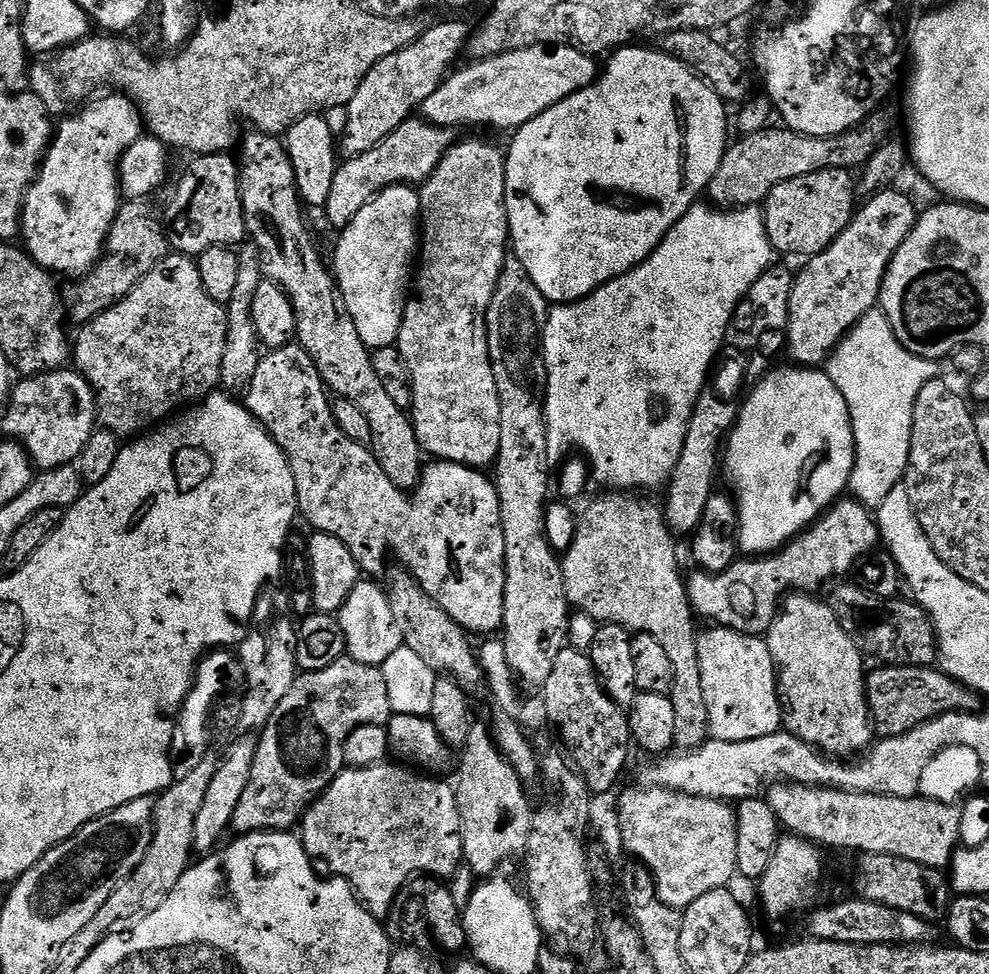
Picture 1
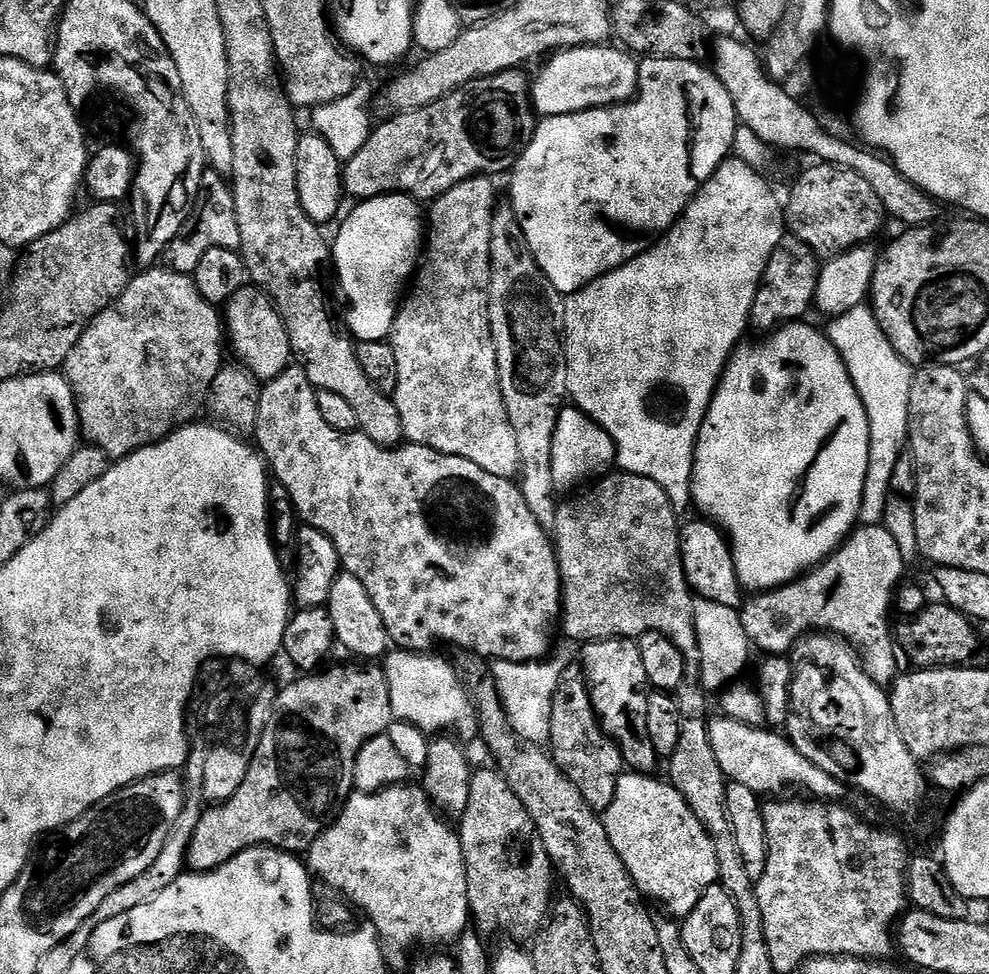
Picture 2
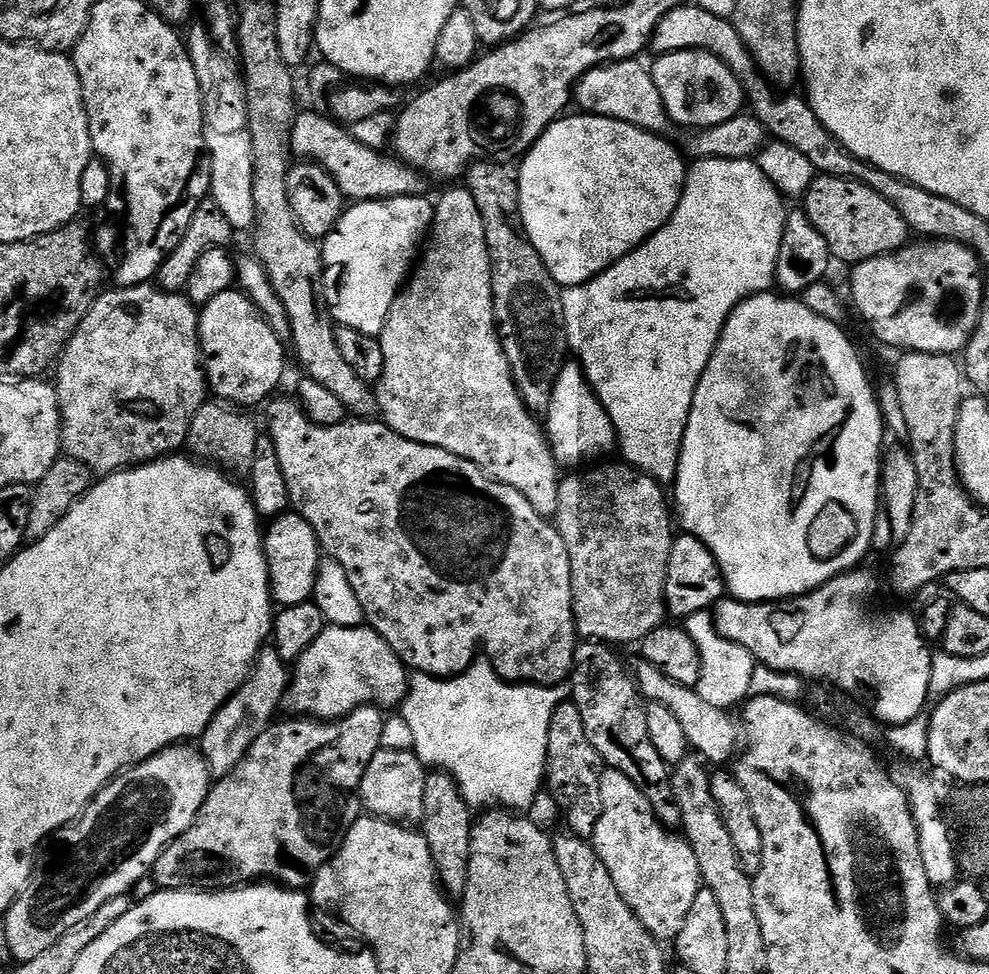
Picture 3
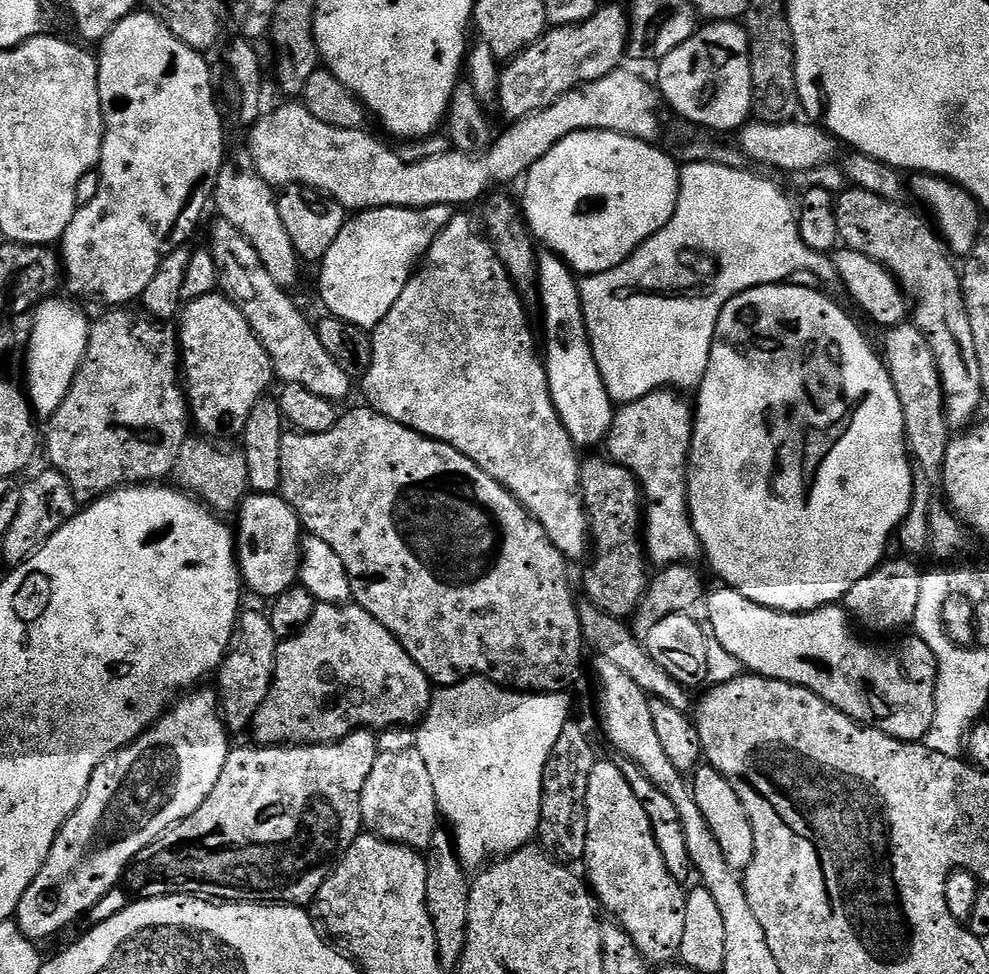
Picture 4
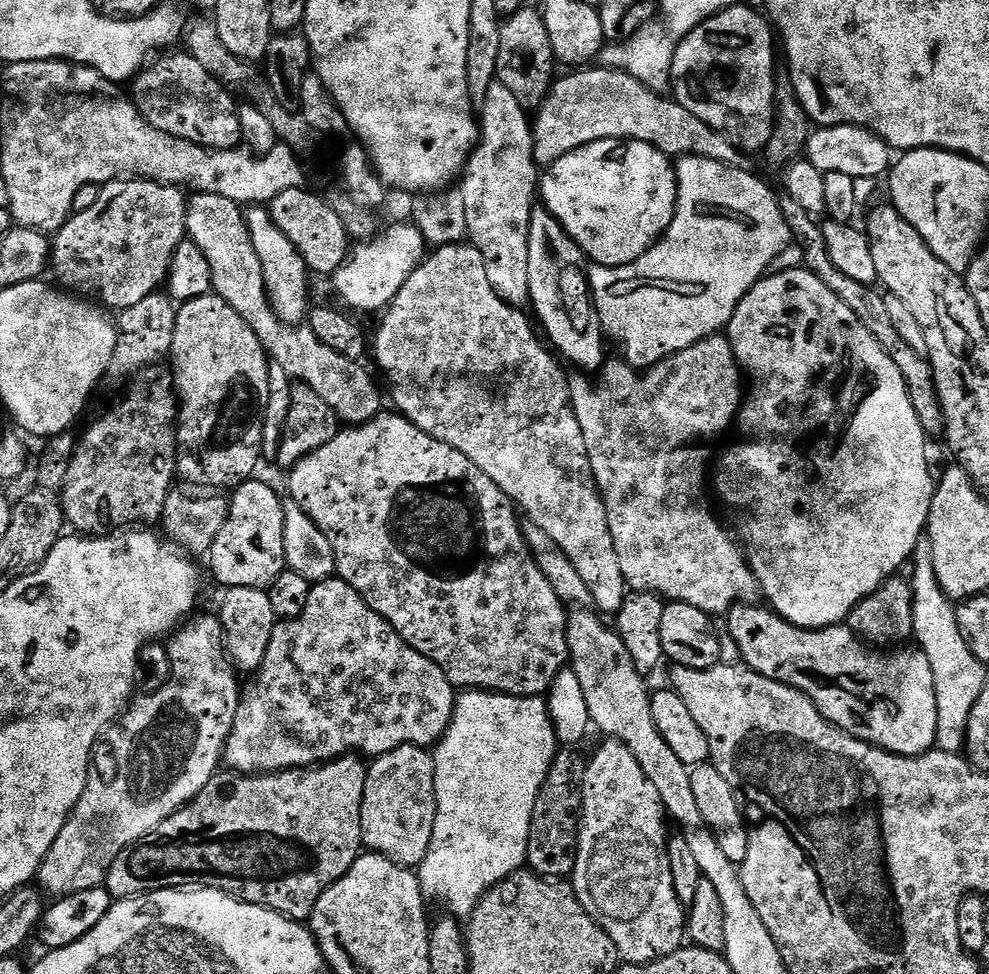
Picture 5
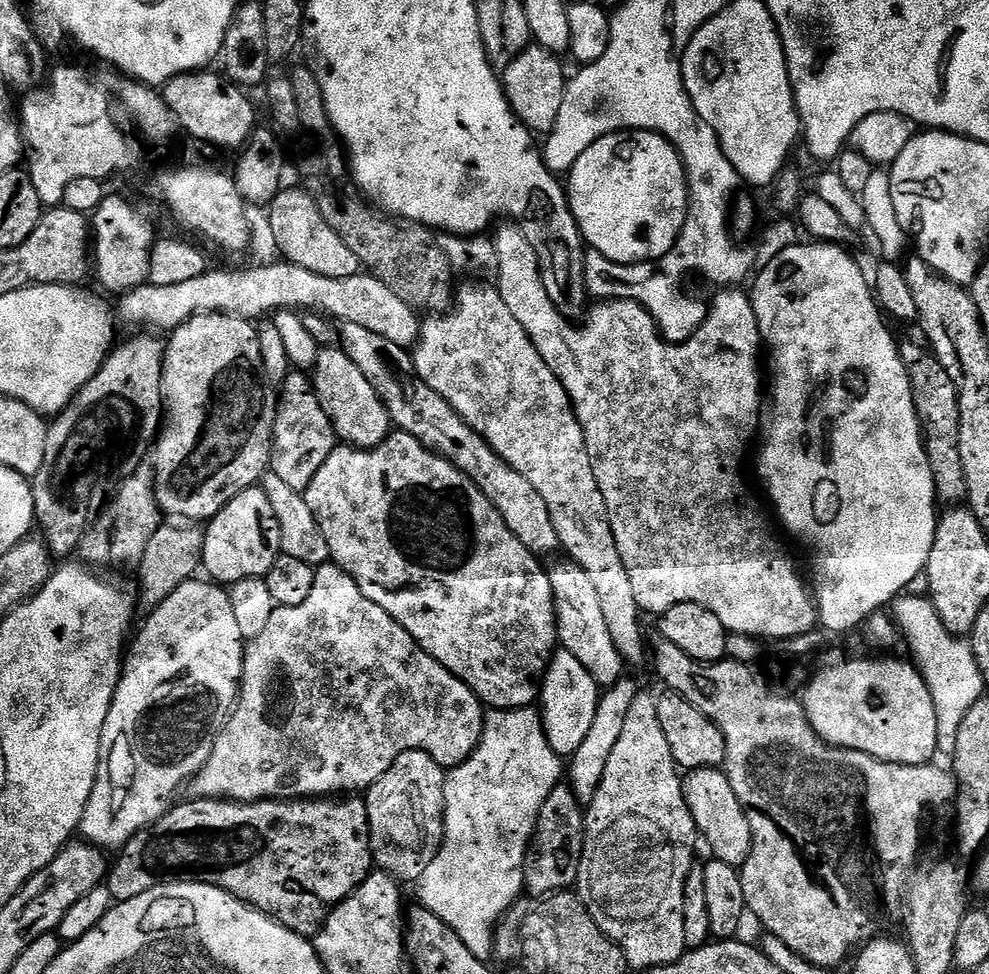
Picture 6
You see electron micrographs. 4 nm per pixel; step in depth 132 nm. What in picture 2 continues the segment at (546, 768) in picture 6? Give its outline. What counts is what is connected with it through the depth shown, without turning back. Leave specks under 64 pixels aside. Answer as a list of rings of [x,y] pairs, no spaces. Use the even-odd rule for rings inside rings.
[[[392,650],[383,657],[382,671],[390,690],[393,717],[413,724],[425,734],[444,734],[451,730],[461,737],[471,732],[473,735],[477,722],[469,689],[466,684],[464,688],[459,674],[446,661],[434,657],[407,650]],[[553,655],[543,662],[515,664],[509,660],[497,660],[491,665],[491,679],[496,683],[508,723],[521,740],[533,745],[544,746],[550,738],[550,710],[554,690],[558,690],[562,677],[569,671],[568,664],[562,657]]]

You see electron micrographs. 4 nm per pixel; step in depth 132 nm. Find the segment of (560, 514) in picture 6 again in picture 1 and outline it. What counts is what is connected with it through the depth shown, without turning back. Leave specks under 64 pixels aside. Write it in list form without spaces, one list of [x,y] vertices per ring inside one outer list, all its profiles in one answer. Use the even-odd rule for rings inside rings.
[[[484,140],[453,143],[432,177],[419,189],[422,247],[414,295],[404,305],[398,341],[412,375],[410,415],[421,448],[436,460],[452,460],[477,470],[495,465],[502,442],[502,410],[488,349],[488,311],[504,262],[510,256],[505,159],[501,149],[499,152]]]

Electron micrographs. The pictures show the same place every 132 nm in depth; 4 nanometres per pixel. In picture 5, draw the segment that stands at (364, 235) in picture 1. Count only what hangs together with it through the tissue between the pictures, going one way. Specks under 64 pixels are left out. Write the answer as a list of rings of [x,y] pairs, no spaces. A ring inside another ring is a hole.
[[[407,223],[396,224],[388,229],[385,227],[371,240],[357,243],[351,249],[344,265],[334,274],[336,290],[346,303],[364,312],[379,313],[387,309],[398,290],[402,290],[406,278],[410,278],[412,271],[426,256],[424,235],[416,229],[415,223]]]

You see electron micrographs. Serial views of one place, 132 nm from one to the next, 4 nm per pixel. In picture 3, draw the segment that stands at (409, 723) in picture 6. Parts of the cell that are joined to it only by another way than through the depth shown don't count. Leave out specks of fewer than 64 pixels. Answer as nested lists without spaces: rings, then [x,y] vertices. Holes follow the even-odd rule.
[[[328,624],[322,634],[314,638],[314,643],[294,661],[282,708],[293,717],[314,720],[341,720],[359,708],[395,709],[404,703],[409,679],[409,669],[400,661],[398,654],[394,654],[390,642],[386,642],[382,634],[378,634],[370,626],[351,628]]]

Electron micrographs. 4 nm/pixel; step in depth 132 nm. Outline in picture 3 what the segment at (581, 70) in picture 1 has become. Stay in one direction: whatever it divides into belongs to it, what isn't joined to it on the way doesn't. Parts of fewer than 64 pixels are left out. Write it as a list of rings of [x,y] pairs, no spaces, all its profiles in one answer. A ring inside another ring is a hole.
[[[639,59],[623,60],[617,64],[603,64],[601,68],[590,70],[580,78],[580,81],[574,89],[574,104],[581,113],[591,114],[594,116],[605,116],[611,120],[621,120],[627,124],[638,126],[647,132],[655,132],[657,134],[667,133],[668,124],[670,125],[670,117],[667,108],[664,106],[664,99],[658,92],[658,88],[654,84],[654,78],[651,71],[647,67],[640,65]]]

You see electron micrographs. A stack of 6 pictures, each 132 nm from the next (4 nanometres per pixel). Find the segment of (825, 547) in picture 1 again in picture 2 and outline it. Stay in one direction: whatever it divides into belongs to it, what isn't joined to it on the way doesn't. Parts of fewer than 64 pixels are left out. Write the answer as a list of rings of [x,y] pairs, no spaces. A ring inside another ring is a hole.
[[[857,526],[849,532],[847,540],[827,560],[817,564],[803,576],[790,584],[783,584],[781,588],[764,590],[753,595],[756,597],[739,609],[742,626],[745,627],[751,643],[757,649],[760,647],[764,654],[791,653],[796,643],[813,630],[827,630],[831,635],[843,640],[856,653],[873,682],[881,686],[891,685],[898,675],[896,669],[898,648],[894,643],[894,632],[890,624],[888,628],[888,611],[890,613],[893,611],[896,590],[905,579],[904,552],[902,545],[894,542],[890,530],[883,526]]]

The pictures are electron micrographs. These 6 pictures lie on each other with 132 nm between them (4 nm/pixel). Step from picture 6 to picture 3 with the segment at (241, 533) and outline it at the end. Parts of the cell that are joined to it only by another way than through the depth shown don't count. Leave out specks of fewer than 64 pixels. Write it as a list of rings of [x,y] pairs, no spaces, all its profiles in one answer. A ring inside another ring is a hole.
[[[288,510],[275,517],[263,533],[264,557],[268,563],[268,586],[272,590],[272,599],[280,608],[298,606],[312,600],[314,582],[318,566],[322,559],[322,549],[310,522],[297,512]]]

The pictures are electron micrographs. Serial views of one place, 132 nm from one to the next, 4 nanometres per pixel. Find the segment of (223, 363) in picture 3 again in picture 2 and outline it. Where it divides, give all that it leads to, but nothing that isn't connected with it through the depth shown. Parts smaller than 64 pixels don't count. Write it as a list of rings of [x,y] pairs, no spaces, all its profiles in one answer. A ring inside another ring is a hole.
[[[245,286],[228,299],[226,305],[226,340],[236,351],[235,359],[256,375],[257,380],[267,382],[278,378],[282,370],[293,363],[290,334],[278,314],[275,304],[265,292],[255,286]]]

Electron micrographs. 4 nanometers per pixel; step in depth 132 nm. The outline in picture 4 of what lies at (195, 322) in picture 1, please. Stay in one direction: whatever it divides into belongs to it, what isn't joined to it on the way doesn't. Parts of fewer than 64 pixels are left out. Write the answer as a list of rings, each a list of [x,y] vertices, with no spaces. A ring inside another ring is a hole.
[[[108,310],[100,321],[91,325],[88,349],[85,352],[84,360],[81,362],[80,371],[72,384],[72,388],[62,401],[61,406],[51,419],[47,421],[48,426],[48,460],[55,471],[61,472],[70,482],[74,490],[77,501],[81,505],[87,506],[101,496],[107,496],[110,492],[115,492],[117,488],[125,486],[148,486],[153,482],[164,482],[169,479],[178,462],[178,450],[182,450],[182,442],[186,442],[190,435],[190,405],[186,395],[185,385],[182,383],[182,353],[180,350],[180,341],[177,333],[172,332],[171,327],[157,322],[151,318],[145,318],[143,315],[135,316],[132,310]]]

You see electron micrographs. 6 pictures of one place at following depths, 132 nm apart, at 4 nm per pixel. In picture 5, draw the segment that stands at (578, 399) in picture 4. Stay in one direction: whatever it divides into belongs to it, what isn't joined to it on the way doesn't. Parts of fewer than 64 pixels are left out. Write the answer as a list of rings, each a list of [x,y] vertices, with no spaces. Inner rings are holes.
[[[544,206],[532,209],[528,269],[530,270],[528,297],[531,307],[536,307],[535,319],[538,324],[538,319],[540,319],[539,327],[547,343],[565,361],[568,359],[570,363],[585,368],[585,370],[580,369],[585,373],[599,373],[606,363],[606,355],[604,356],[606,333],[604,327],[600,325],[596,306],[592,302],[592,289],[588,286],[586,271],[586,257],[581,252],[580,246],[572,241],[570,234]]]

